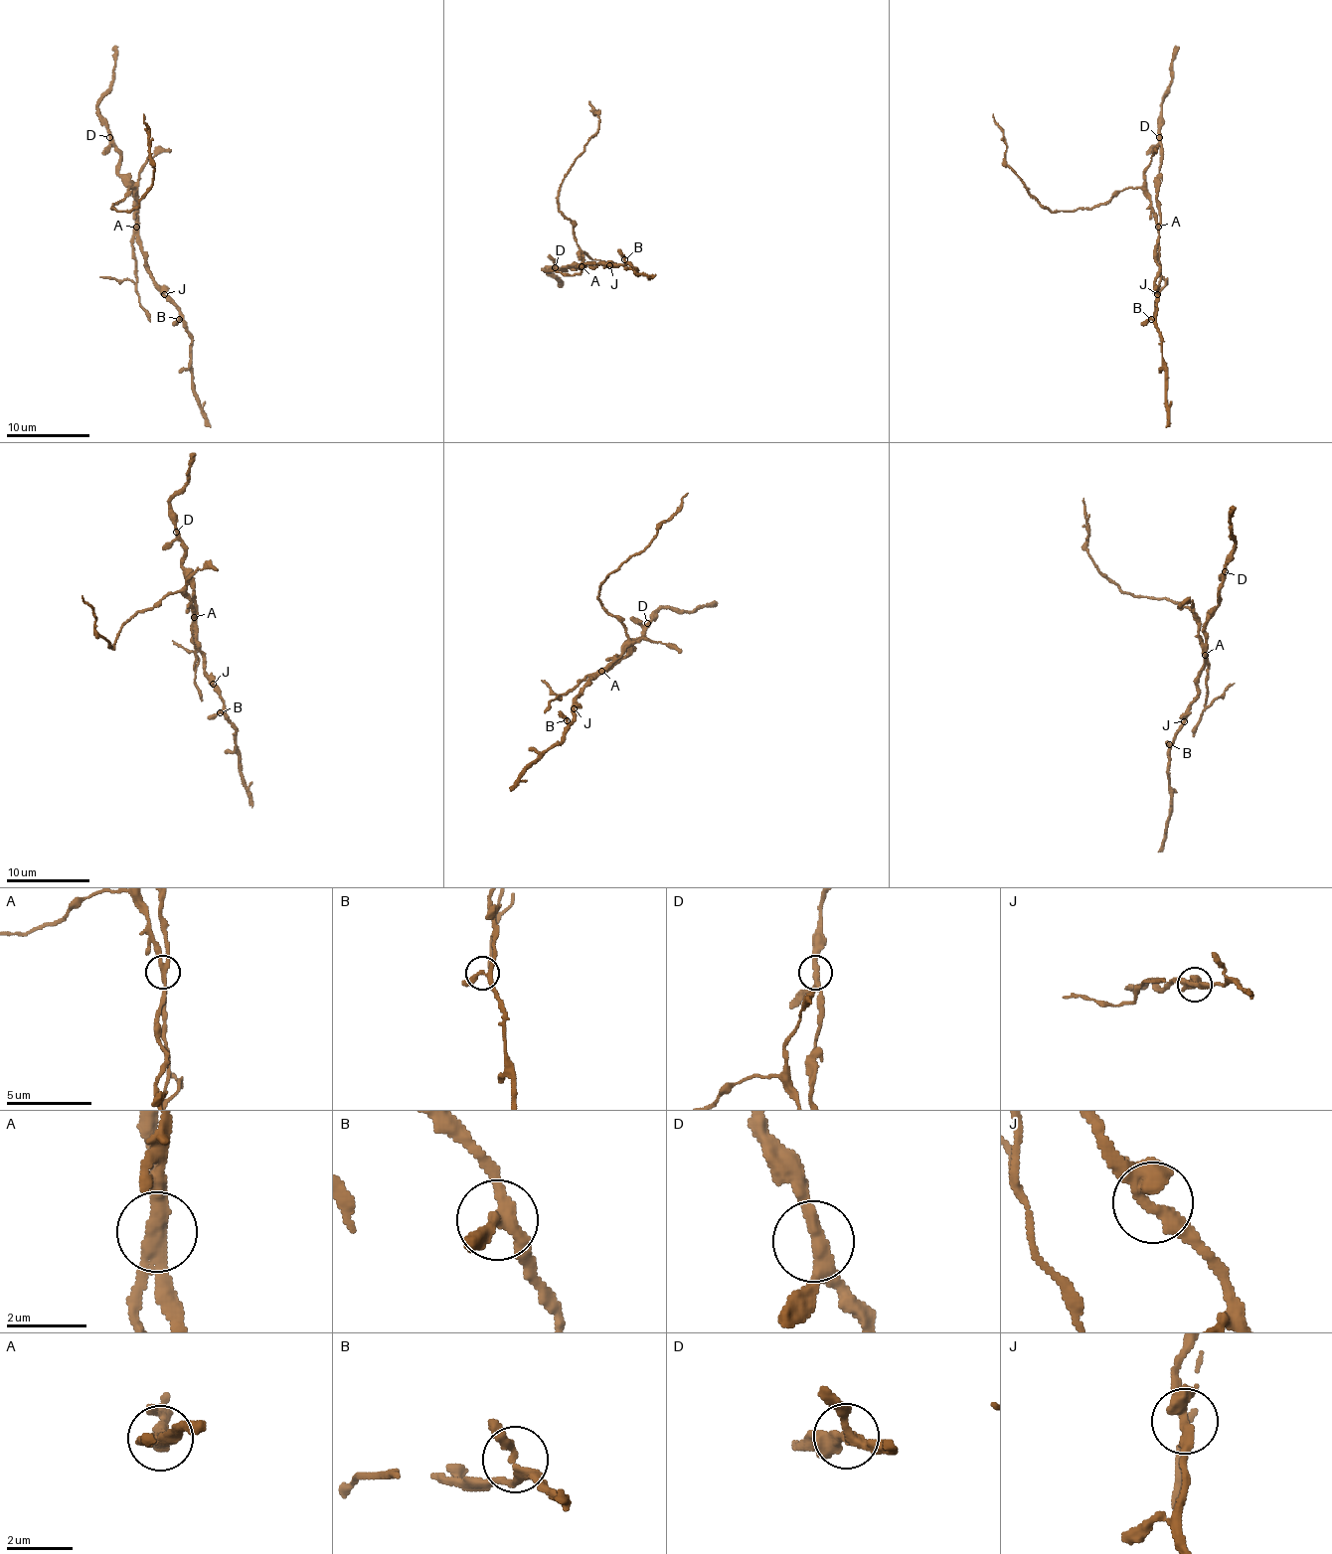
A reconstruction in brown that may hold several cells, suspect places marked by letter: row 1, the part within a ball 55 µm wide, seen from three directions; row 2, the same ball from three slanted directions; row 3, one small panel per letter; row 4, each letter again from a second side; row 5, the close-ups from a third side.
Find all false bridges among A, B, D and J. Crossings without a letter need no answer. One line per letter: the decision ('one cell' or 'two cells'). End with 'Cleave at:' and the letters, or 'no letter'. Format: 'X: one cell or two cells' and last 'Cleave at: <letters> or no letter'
A: two cells
B: one cell
D: one cell
J: one cell
Cleave at: A

